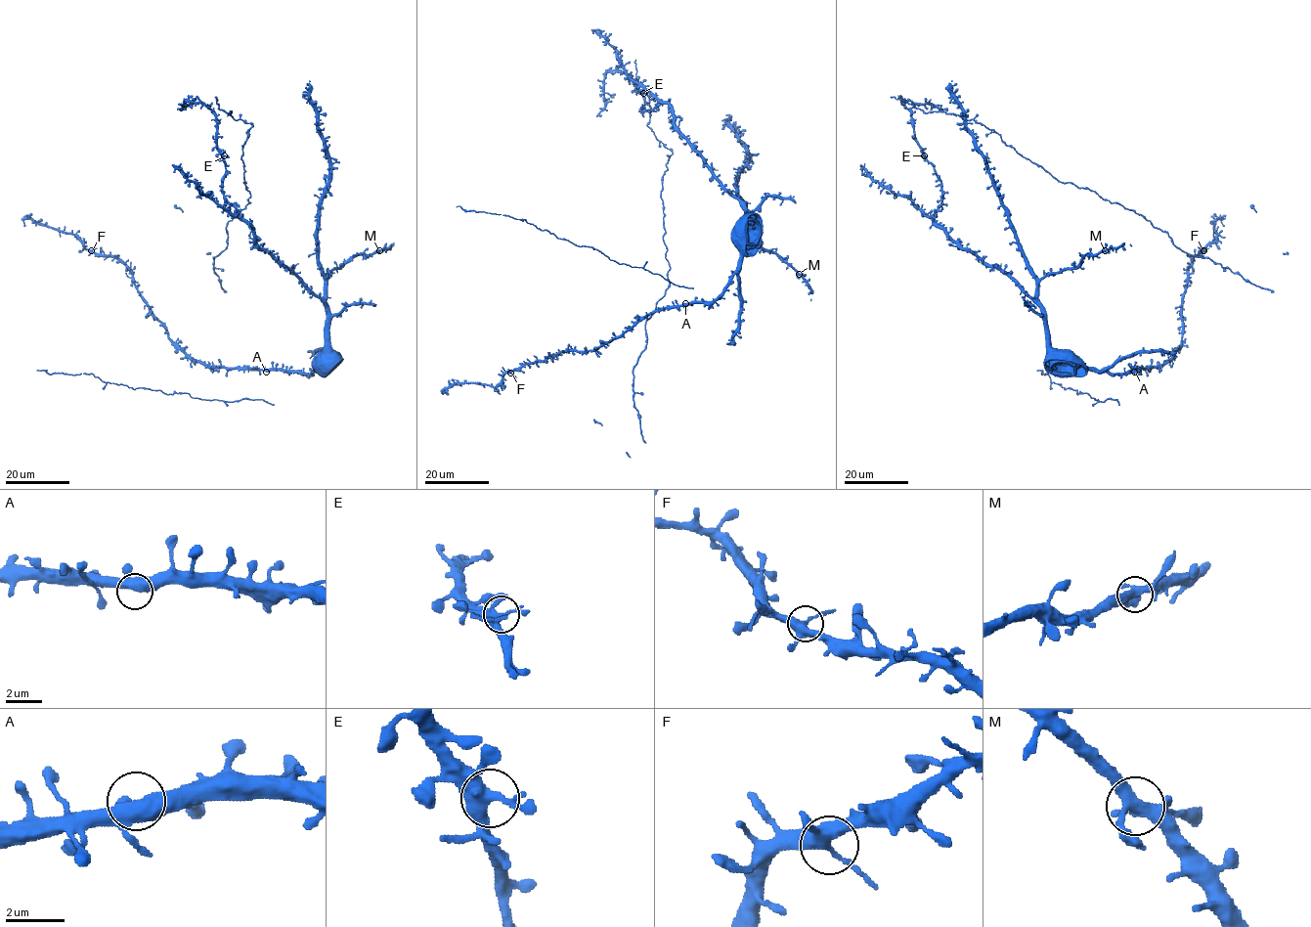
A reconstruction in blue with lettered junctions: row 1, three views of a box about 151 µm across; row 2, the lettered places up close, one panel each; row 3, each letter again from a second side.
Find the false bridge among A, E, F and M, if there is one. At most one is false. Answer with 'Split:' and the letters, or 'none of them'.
Split: none of them

